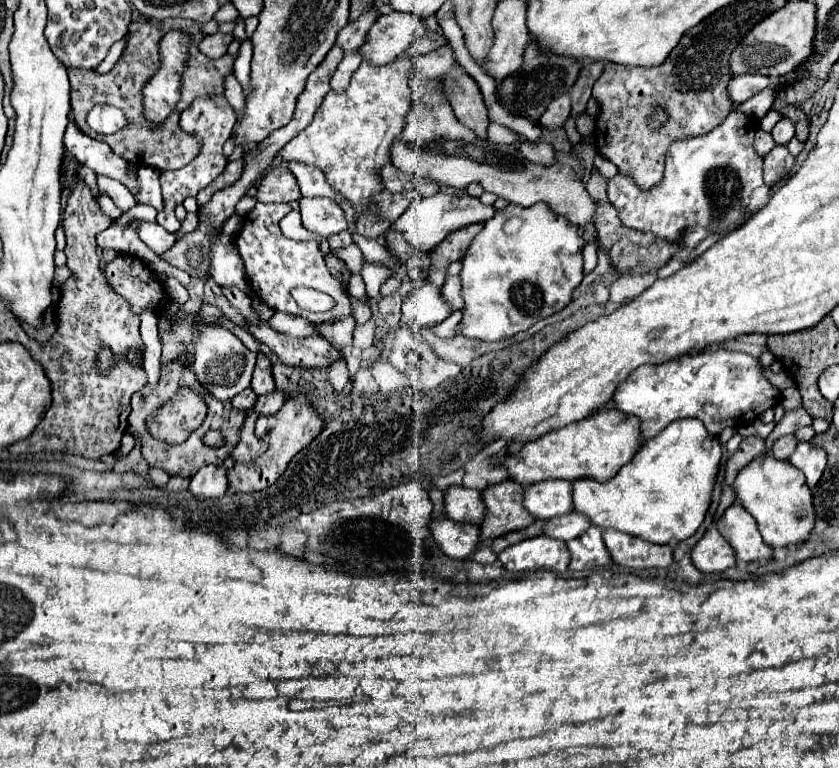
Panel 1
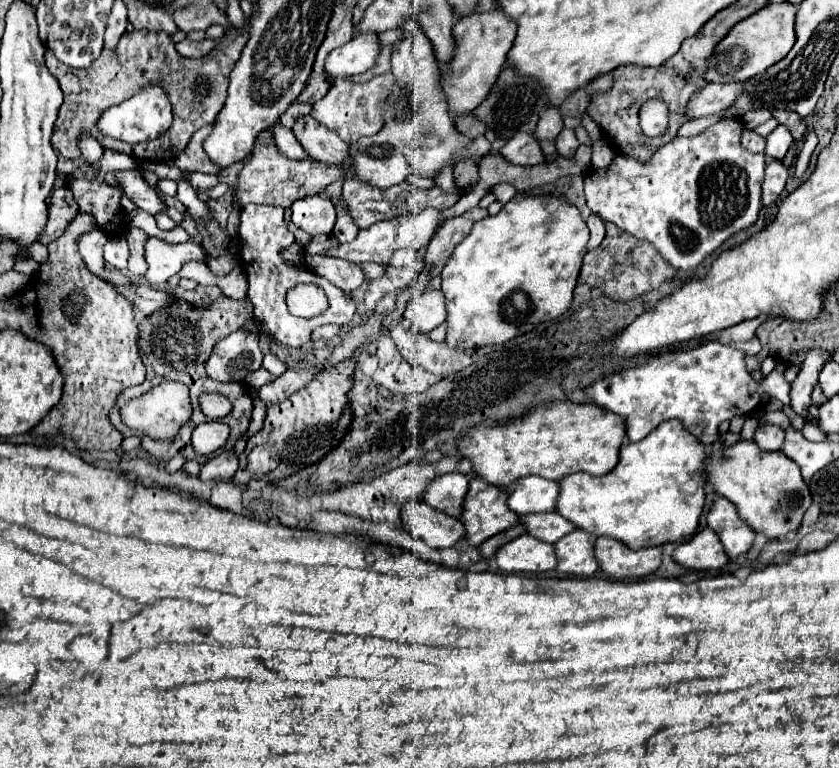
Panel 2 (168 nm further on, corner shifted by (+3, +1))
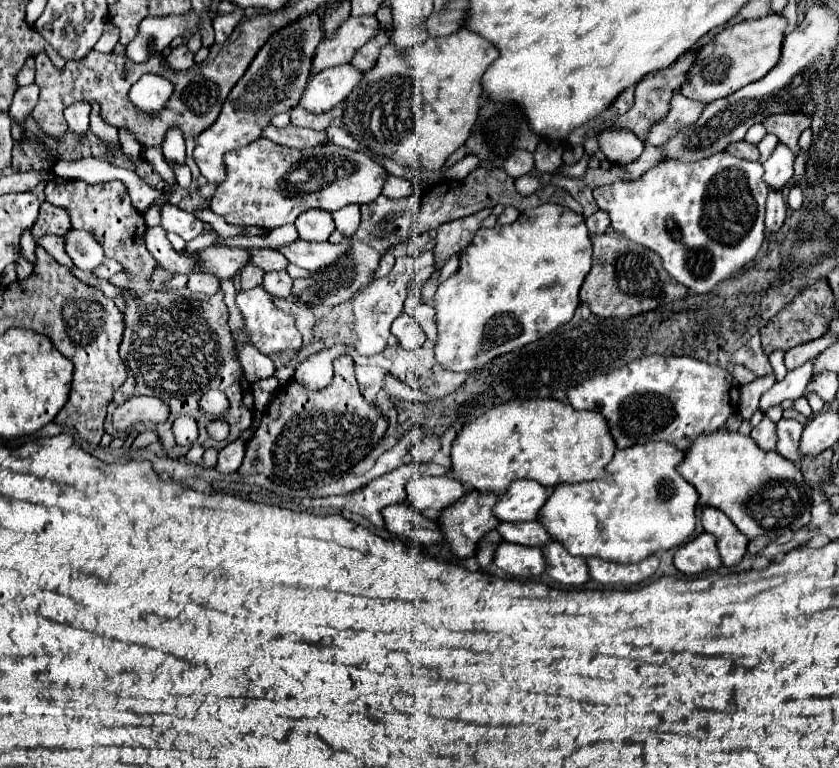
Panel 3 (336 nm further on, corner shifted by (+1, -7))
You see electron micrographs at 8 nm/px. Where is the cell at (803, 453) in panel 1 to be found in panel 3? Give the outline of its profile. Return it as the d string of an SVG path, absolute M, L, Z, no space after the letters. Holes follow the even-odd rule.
M780 419L776 425L776 435L778 435L778 443L776 443L776 451L780 455L784 455L786 459L798 463L798 437L802 433L802 425L796 419Z

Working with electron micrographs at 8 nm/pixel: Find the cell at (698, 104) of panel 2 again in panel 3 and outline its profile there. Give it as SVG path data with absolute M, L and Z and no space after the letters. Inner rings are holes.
M676 93L670 101L670 111L668 115L654 123L650 129L648 129L648 135L646 135L646 145L662 145L664 141L668 141L670 137L674 137L682 127L686 125L692 125L702 109L706 105L700 103L700 101L692 101L692 99L686 99L682 93Z

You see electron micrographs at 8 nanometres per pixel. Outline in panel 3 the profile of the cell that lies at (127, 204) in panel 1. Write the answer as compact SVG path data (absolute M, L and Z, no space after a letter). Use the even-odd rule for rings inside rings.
M76 101L72 103L66 111L64 111L64 117L68 121L68 127L74 131L74 133L84 133L90 129L88 125L88 115L90 115L90 105L86 101Z

